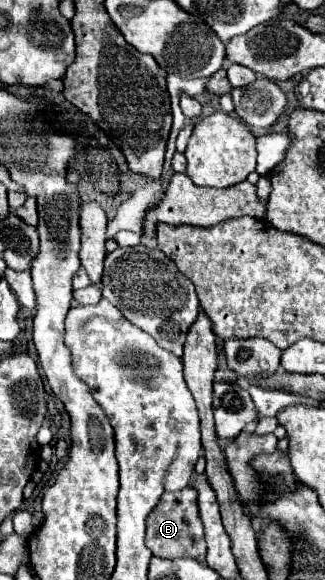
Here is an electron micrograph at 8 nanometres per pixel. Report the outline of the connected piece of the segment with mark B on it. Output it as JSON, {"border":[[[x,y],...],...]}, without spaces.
{"border":[[[187,486],[179,492],[167,492],[147,516],[147,548],[159,558],[205,560],[205,534],[197,508],[197,492]]]}

